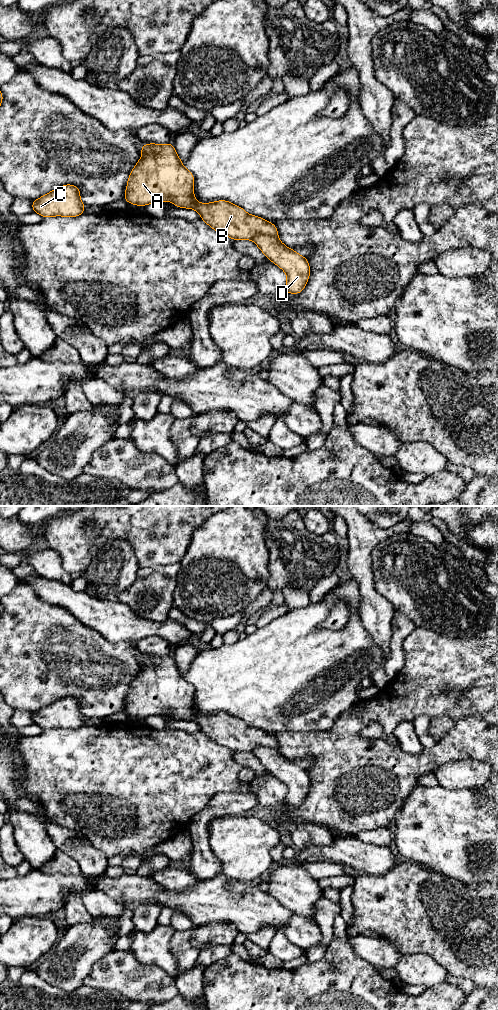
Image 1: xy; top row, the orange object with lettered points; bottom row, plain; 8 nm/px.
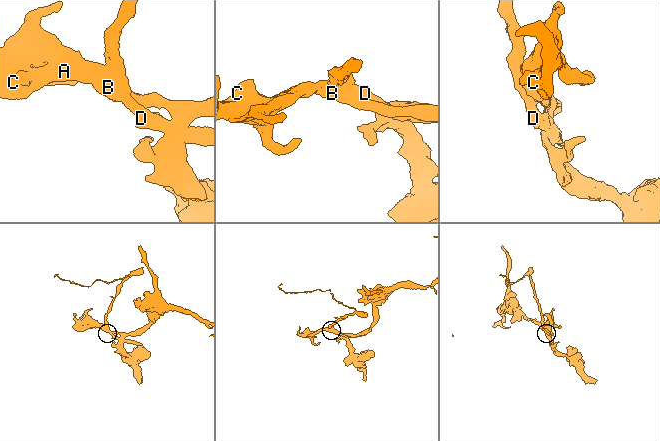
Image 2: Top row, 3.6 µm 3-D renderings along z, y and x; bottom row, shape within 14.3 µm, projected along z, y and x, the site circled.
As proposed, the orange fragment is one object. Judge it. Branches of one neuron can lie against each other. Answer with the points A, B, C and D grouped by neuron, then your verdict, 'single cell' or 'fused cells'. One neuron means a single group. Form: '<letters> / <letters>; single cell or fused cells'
A B C / D; fused cells

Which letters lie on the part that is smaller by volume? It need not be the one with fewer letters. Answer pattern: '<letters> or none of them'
D

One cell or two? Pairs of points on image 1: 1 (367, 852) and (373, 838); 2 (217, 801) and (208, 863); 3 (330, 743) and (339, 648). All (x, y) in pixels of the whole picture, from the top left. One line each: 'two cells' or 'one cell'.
1: two cells
2: one cell
3: two cells

